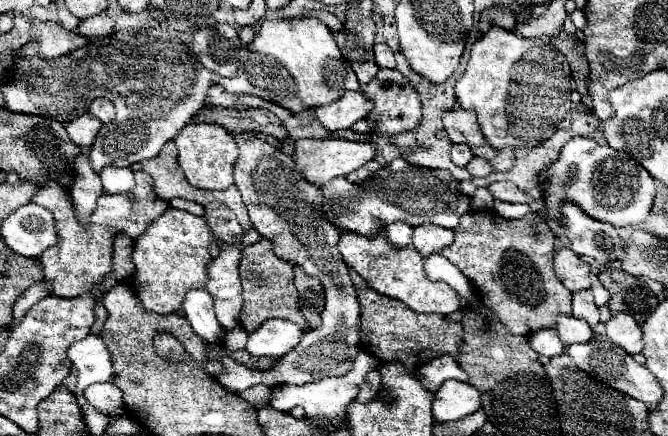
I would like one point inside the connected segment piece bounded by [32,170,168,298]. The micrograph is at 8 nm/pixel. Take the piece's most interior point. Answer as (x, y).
(84, 253)

